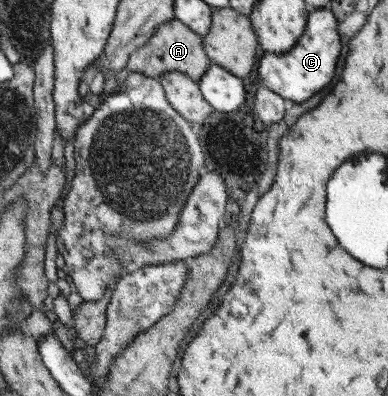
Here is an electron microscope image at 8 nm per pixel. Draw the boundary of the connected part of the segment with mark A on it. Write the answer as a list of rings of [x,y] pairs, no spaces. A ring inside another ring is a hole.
[[[172,19],[160,25],[158,32],[132,54],[125,69],[128,72],[143,73],[154,79],[162,73],[182,72],[198,82],[212,63],[203,49],[203,37],[191,31],[179,19]]]

